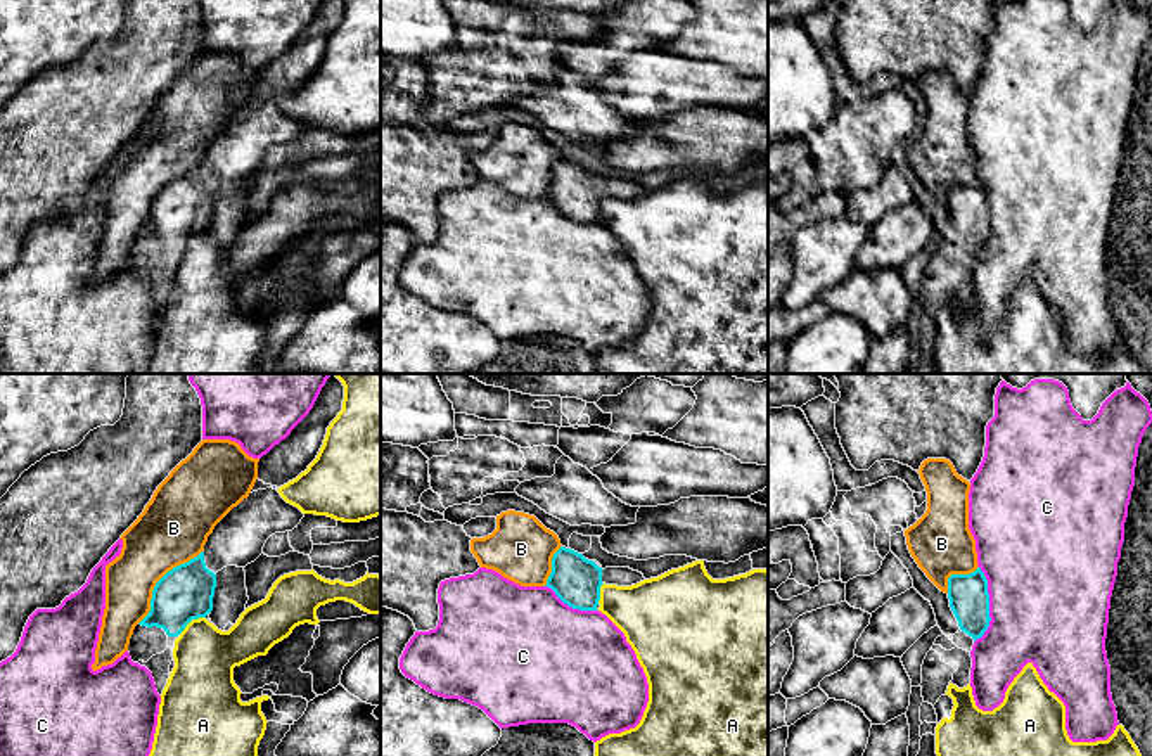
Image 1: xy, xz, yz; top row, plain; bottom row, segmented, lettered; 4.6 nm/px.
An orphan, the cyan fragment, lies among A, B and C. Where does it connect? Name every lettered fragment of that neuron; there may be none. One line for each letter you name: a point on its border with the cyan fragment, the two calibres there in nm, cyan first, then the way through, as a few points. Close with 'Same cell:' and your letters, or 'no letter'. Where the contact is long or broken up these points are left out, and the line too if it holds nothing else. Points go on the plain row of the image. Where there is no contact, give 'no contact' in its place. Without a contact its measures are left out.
Same cell: no letter

